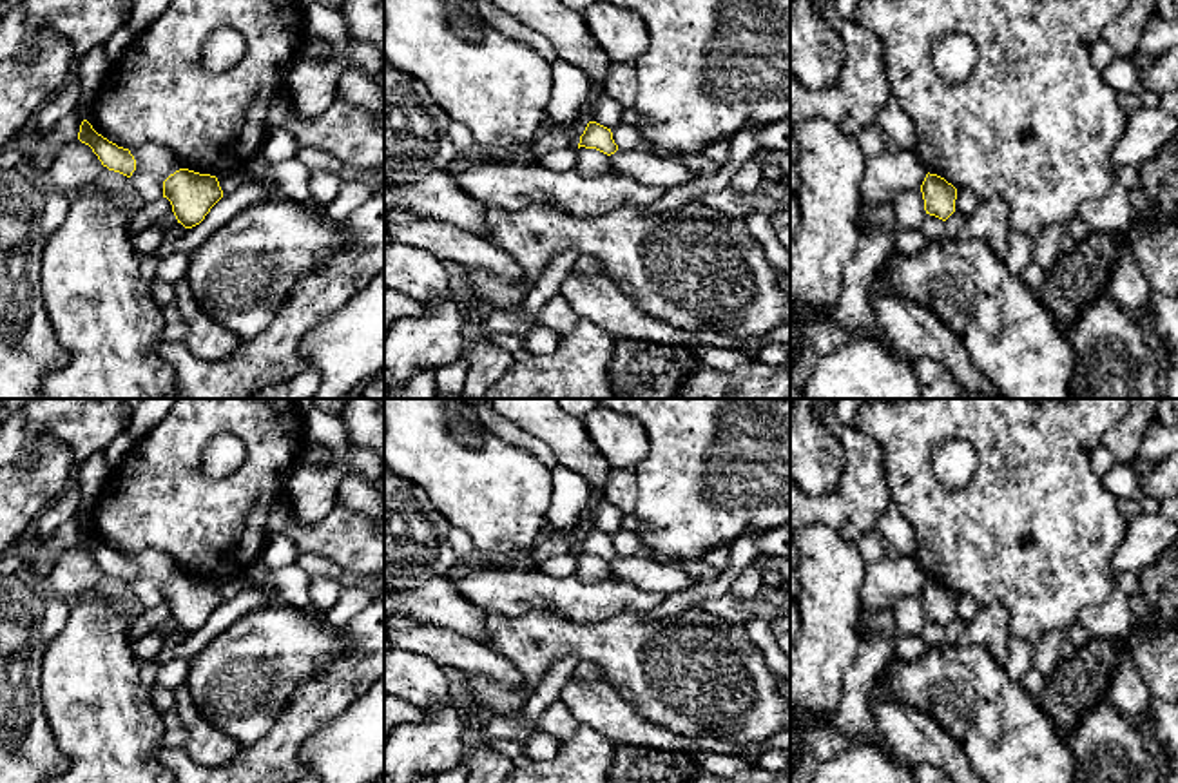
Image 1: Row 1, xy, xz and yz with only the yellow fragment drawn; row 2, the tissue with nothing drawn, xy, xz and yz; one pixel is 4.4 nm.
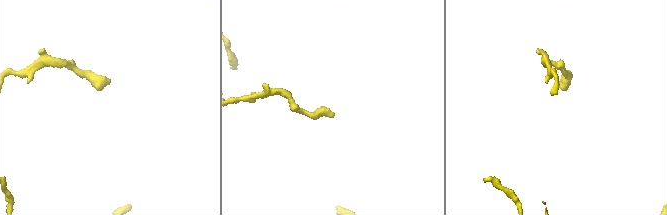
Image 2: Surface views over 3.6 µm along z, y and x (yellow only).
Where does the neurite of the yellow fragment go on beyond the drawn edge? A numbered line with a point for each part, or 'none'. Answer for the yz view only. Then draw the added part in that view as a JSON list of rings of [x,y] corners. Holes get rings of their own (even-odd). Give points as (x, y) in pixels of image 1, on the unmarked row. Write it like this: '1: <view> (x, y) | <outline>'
none

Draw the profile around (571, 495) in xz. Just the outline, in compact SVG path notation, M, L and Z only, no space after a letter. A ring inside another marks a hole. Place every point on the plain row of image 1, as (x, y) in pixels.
M555 464L549 471L553 491L546 515L547 531L571 533L587 517L593 489L580 475L560 464Z

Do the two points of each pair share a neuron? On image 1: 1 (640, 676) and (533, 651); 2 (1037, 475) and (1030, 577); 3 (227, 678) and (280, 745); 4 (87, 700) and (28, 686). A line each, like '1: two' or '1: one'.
1: one
2: one
3: two
4: two

